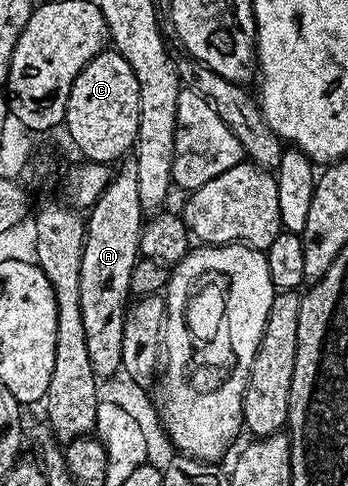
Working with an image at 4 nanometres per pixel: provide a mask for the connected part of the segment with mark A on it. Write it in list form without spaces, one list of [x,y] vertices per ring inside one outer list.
[[[128,162],[108,181],[98,202],[92,205],[86,216],[80,309],[82,330],[86,330],[86,350],[90,350],[90,366],[94,366],[100,378],[113,377],[121,371],[124,313],[130,300],[130,274],[140,256],[141,227],[136,165]]]

